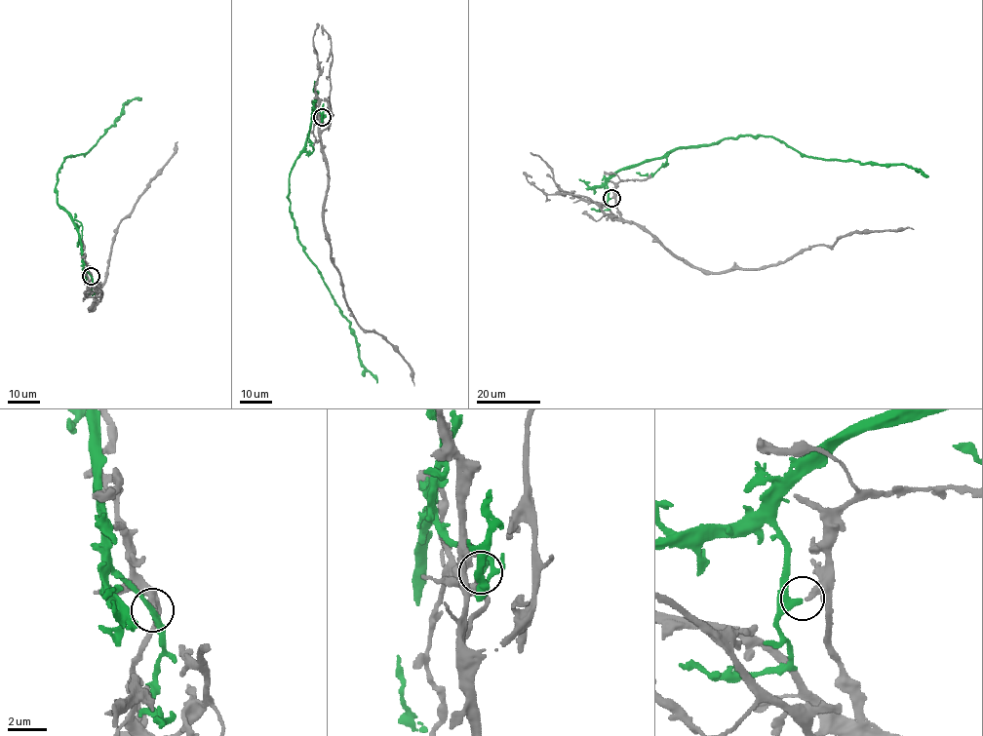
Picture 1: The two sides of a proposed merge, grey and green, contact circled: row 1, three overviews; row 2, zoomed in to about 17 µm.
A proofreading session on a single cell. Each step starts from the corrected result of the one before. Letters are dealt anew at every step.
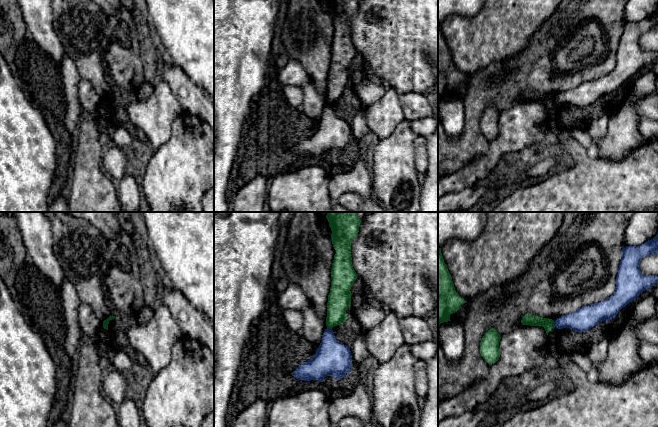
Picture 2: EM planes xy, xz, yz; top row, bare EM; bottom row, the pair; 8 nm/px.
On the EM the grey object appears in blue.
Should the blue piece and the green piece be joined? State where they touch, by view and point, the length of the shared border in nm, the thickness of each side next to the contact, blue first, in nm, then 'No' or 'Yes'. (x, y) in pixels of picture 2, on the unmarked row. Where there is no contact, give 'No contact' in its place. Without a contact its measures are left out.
Touches blue at yz (554, 100). Shared border 50 nm. Thickness 190 nm (blue) against 100 nm. No

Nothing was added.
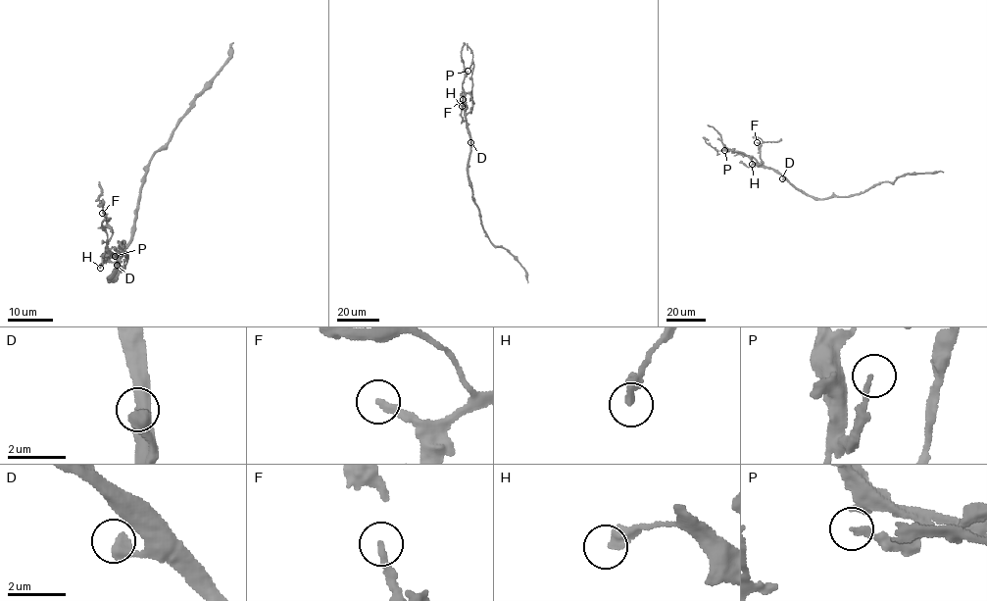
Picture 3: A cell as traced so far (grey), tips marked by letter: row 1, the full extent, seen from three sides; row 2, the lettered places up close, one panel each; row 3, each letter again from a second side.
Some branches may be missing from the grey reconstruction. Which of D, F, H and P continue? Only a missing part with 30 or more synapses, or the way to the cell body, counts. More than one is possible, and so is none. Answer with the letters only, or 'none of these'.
none of these

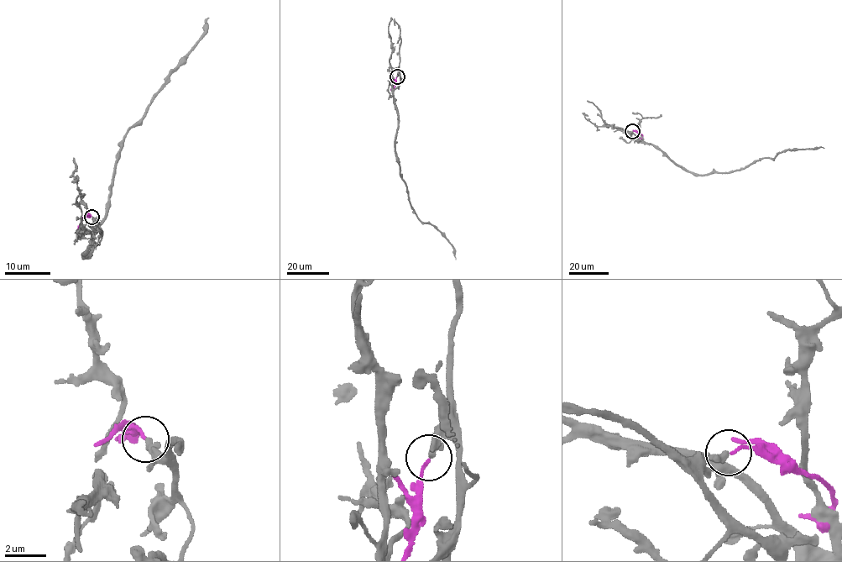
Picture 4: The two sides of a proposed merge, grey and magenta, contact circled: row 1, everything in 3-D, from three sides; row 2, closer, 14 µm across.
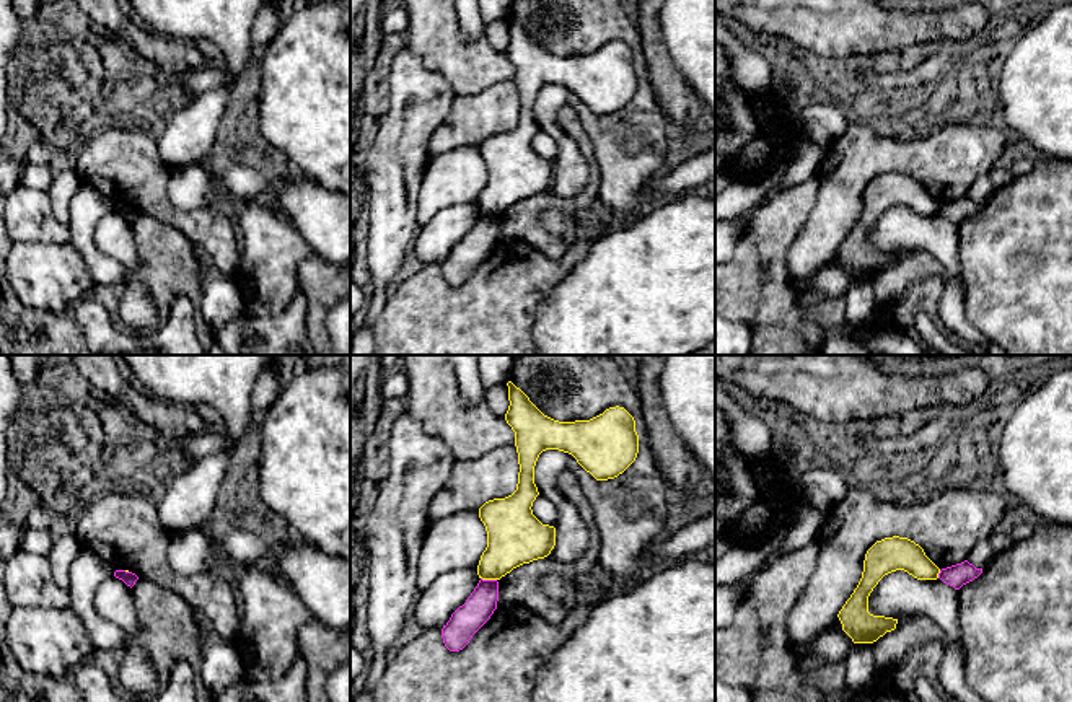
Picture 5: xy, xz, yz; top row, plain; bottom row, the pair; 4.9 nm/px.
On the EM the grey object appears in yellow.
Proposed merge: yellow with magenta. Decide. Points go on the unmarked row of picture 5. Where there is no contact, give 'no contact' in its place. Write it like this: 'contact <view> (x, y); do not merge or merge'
contact xz (489, 214); do not merge

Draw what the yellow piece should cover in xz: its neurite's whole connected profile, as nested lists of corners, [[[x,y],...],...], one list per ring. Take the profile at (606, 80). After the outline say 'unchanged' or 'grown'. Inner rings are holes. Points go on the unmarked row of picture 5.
[[[512,16],[507,21],[510,41],[505,55],[515,67],[520,107],[516,125],[512,130],[489,135],[479,143],[479,153],[487,166],[487,182],[477,200],[477,210],[482,215],[500,215],[523,199],[547,192],[556,181],[556,163],[543,160],[531,145],[539,130],[534,119],[534,101],[543,86],[559,85],[572,90],[596,116],[617,112],[639,88],[635,55],[624,42],[609,42],[590,55],[559,57],[544,50]]]; unchanged

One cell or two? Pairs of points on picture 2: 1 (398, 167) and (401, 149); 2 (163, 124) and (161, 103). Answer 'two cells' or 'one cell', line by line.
1: one cell
2: one cell

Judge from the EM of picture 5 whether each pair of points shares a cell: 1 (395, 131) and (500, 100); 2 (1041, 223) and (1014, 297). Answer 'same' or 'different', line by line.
1: different
2: same

